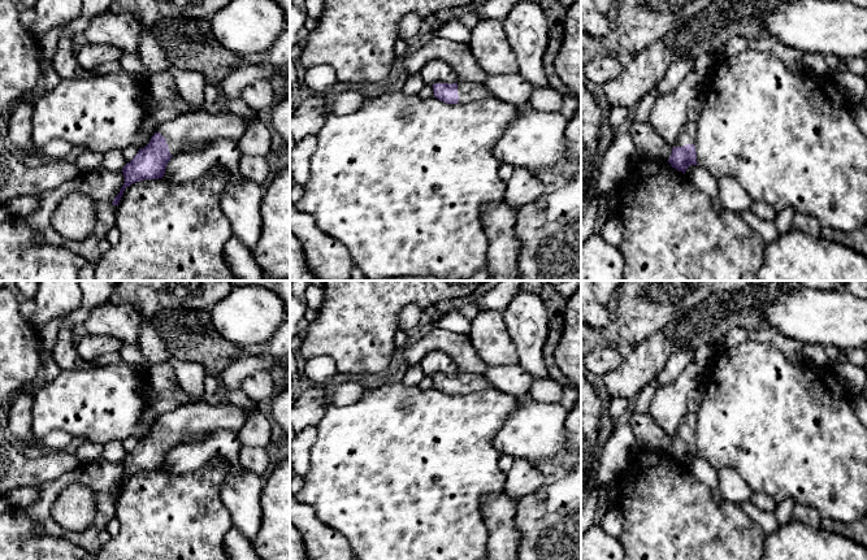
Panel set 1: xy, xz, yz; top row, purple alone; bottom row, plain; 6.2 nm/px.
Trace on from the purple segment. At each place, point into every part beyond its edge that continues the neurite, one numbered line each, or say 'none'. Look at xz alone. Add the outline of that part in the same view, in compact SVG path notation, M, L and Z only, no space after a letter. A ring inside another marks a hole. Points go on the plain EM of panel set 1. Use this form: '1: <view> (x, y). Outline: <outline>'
1: xz (468, 382). Outline: M458 373L459 394L484 391L491 388L489 381L482 374Z

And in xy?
1: xy (196, 417). Outline: M198 400L160 414L156 424L166 430L170 446L175 447L183 439L199 433L225 429L238 434L248 417L257 411L257 403L243 409L230 403L211 405Z

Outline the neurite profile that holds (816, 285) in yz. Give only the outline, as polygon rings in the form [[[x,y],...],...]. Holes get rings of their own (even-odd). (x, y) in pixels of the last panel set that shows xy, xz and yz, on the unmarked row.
[[[798,281],[801,287],[809,287],[814,290],[840,290],[844,286],[844,281]]]

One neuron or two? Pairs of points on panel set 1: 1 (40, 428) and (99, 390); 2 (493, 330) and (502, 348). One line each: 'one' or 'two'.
1: one
2: one

